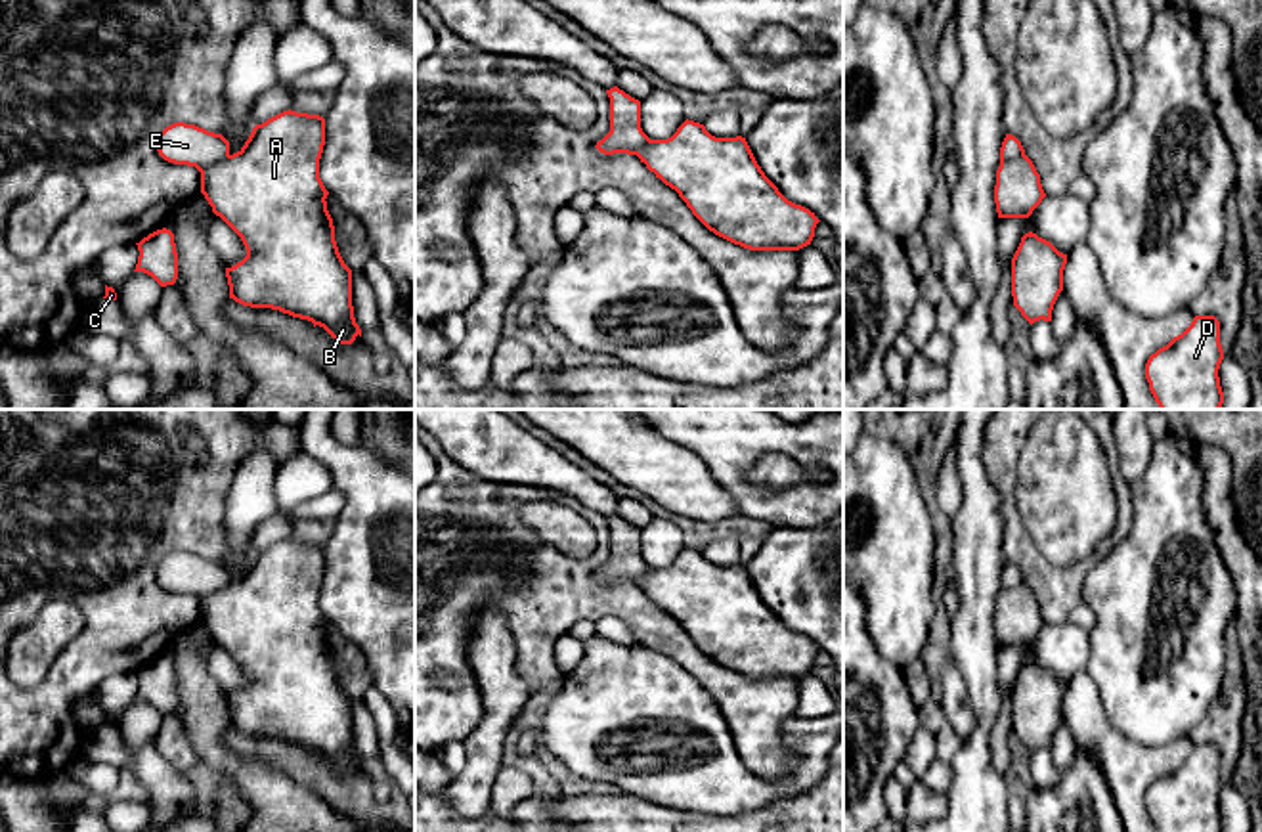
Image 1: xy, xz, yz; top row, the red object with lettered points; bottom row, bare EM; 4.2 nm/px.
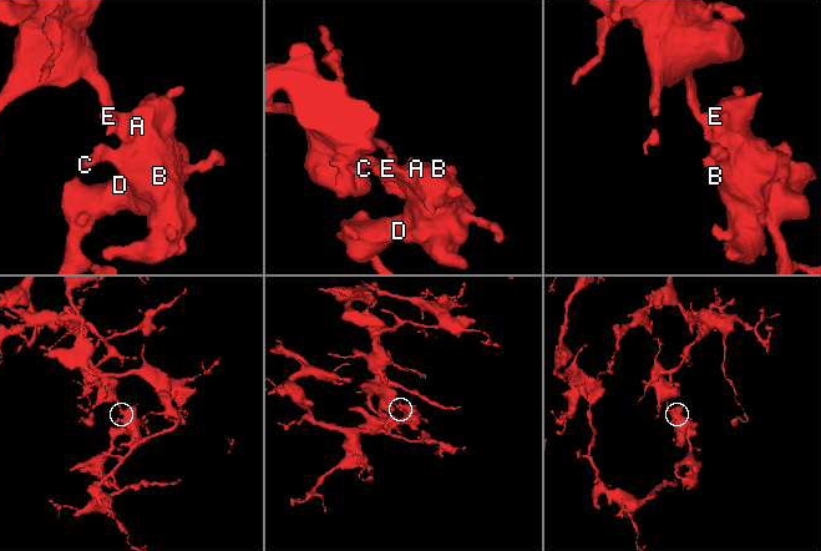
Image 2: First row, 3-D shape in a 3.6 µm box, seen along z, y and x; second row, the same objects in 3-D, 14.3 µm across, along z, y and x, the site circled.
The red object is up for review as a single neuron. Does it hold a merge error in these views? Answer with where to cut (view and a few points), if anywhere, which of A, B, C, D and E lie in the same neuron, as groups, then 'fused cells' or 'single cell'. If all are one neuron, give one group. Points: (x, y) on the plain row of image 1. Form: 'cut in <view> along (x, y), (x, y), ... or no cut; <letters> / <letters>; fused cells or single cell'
cut in xy along (228, 582), (201, 601); A B C D / E; fused cells

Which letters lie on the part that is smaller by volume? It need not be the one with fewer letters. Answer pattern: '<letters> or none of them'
A, B, C, D

